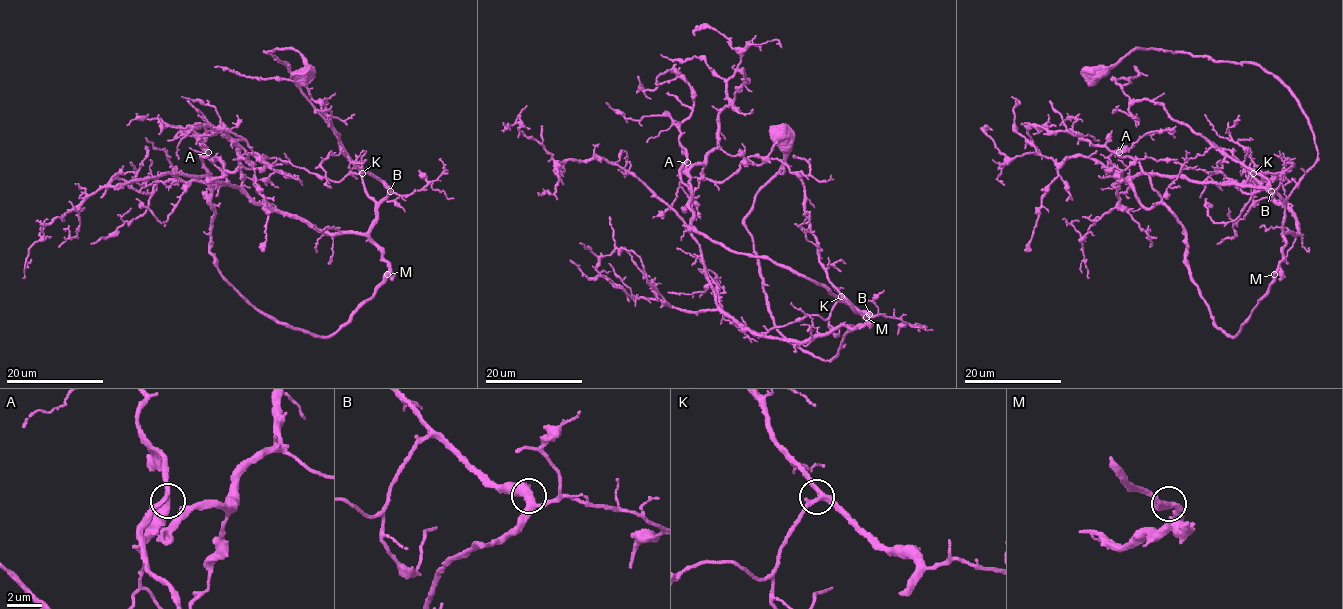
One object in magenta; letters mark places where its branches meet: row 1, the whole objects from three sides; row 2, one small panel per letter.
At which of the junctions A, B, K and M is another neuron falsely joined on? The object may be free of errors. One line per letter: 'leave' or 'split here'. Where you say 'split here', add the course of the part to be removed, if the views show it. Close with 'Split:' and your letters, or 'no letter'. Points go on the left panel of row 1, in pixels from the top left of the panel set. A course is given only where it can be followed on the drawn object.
A: leave
B: leave
K: leave
M: leave
Split: no letter

